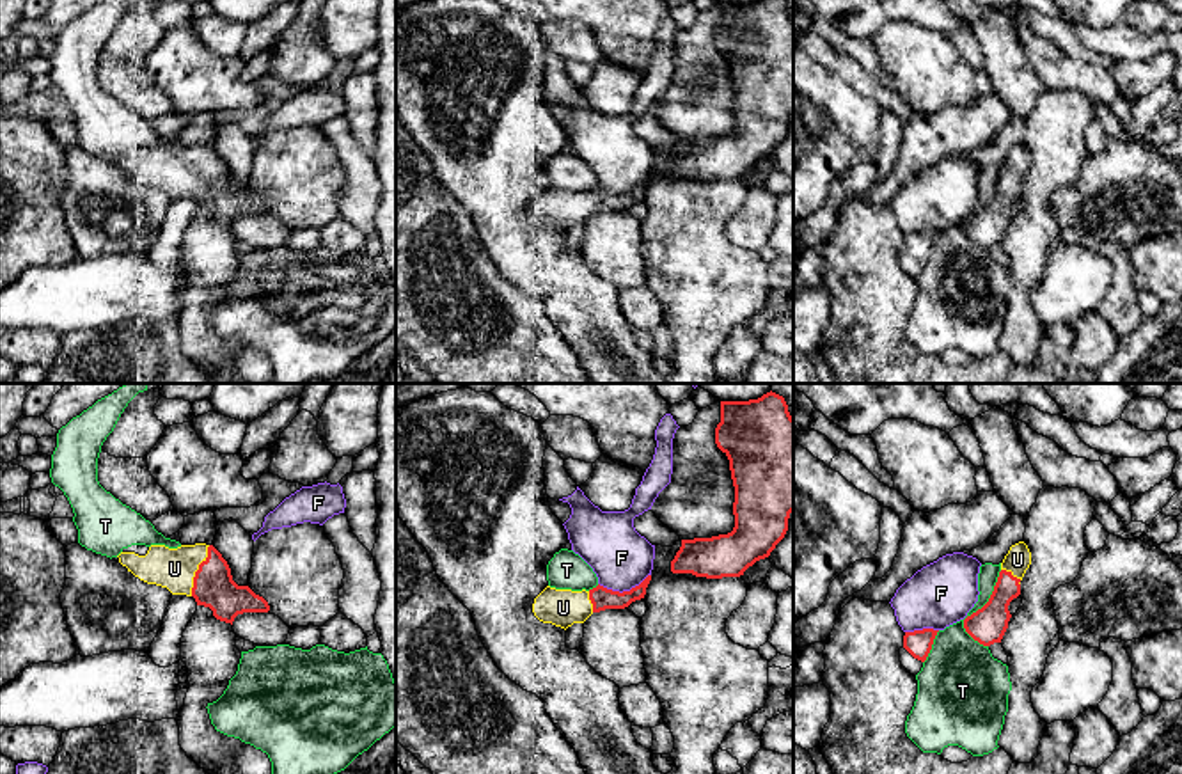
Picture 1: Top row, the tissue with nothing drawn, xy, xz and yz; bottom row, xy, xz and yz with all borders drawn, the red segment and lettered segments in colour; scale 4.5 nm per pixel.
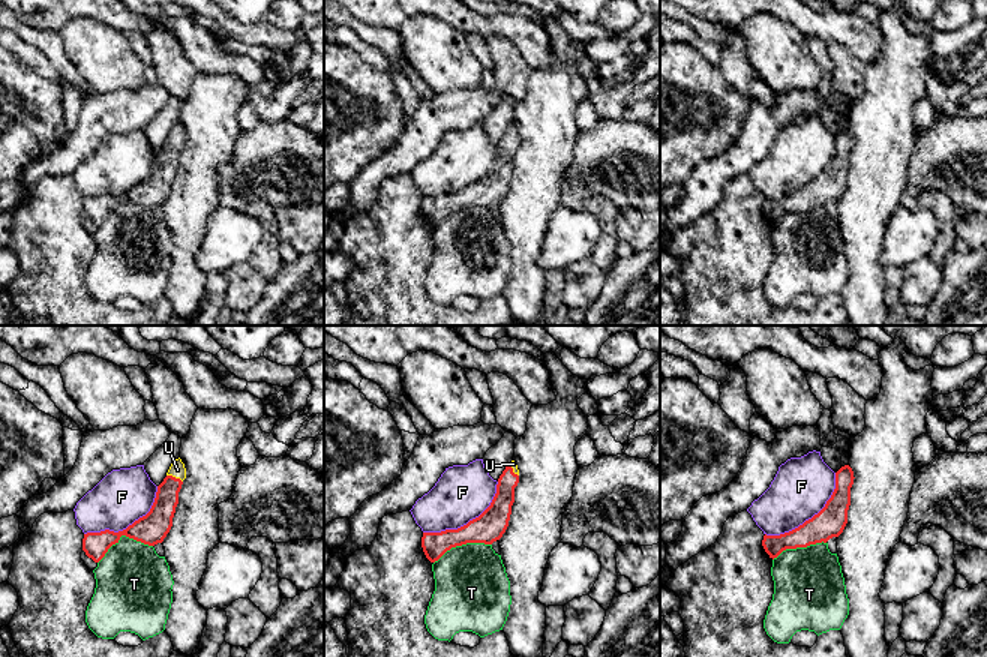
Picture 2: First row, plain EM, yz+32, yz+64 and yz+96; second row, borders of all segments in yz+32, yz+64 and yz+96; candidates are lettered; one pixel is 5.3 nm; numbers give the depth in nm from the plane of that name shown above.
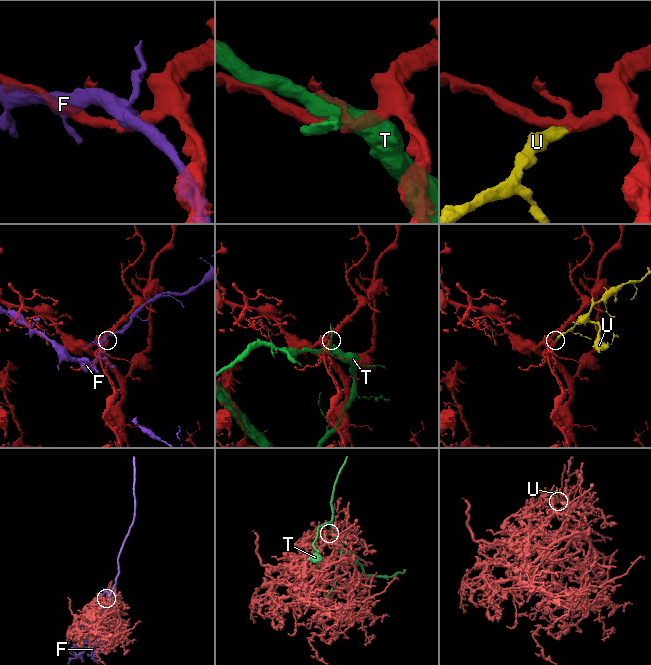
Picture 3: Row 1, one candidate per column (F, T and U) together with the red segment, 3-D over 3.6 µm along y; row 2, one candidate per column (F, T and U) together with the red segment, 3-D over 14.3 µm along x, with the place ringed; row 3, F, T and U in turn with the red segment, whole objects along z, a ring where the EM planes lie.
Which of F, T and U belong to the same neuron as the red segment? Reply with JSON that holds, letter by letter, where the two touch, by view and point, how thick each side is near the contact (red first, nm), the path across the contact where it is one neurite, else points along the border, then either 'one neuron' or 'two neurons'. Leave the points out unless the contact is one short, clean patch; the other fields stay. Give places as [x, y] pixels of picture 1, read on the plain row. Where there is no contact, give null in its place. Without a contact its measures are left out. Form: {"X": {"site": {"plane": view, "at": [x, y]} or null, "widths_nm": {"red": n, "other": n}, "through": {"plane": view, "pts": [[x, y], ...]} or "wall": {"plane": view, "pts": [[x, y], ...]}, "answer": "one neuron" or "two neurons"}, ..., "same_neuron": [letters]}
{"F": {"site": {"plane": "xz", "at": [623, 194]}, "widths_nm": {"red": 100, "other": 280}, "answer": "two neurons"}, "T": {"site": {"plane": "yz", "at": [978, 212]}, "widths_nm": {"red": 170, "other": 240}, "answer": "two neurons"}, "U": {"site": {"plane": "xy", "at": [197, 173]}, "widths_nm": {"red": 190, "other": 190}, "through": {"plane": "xy", "pts": [[213, 189], [197, 173], [174, 171]]}, "answer": "one neuron"}, "same_neuron": ["U"]}

